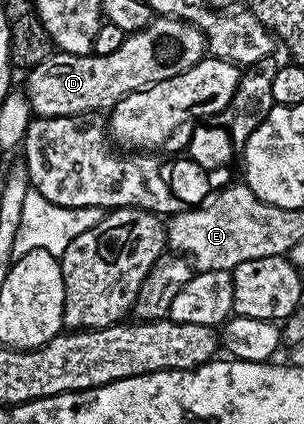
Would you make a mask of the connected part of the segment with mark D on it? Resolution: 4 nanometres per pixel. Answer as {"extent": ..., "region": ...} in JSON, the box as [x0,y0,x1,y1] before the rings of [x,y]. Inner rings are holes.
{"extent":[24,18,207,118],"region":[[[165,18],[151,19],[150,25],[143,28],[141,32],[131,32],[127,35],[126,41],[120,46],[120,50],[115,50],[112,54],[104,54],[103,56],[96,56],[89,54],[86,56],[70,56],[66,52],[55,51],[48,58],[44,58],[44,62],[40,62],[35,68],[29,69],[25,73],[26,85],[24,85],[24,91],[26,93],[27,100],[30,101],[30,110],[35,117],[47,116],[48,118],[56,118],[57,116],[75,116],[76,114],[84,114],[85,112],[101,113],[103,110],[109,110],[114,107],[116,102],[120,102],[128,94],[133,92],[139,92],[145,88],[152,87],[156,82],[164,82],[168,78],[176,78],[176,74],[184,74],[184,70],[192,70],[192,66],[196,66],[207,55],[206,50],[206,37],[199,28],[194,24],[189,24],[183,20],[167,20]]]}

